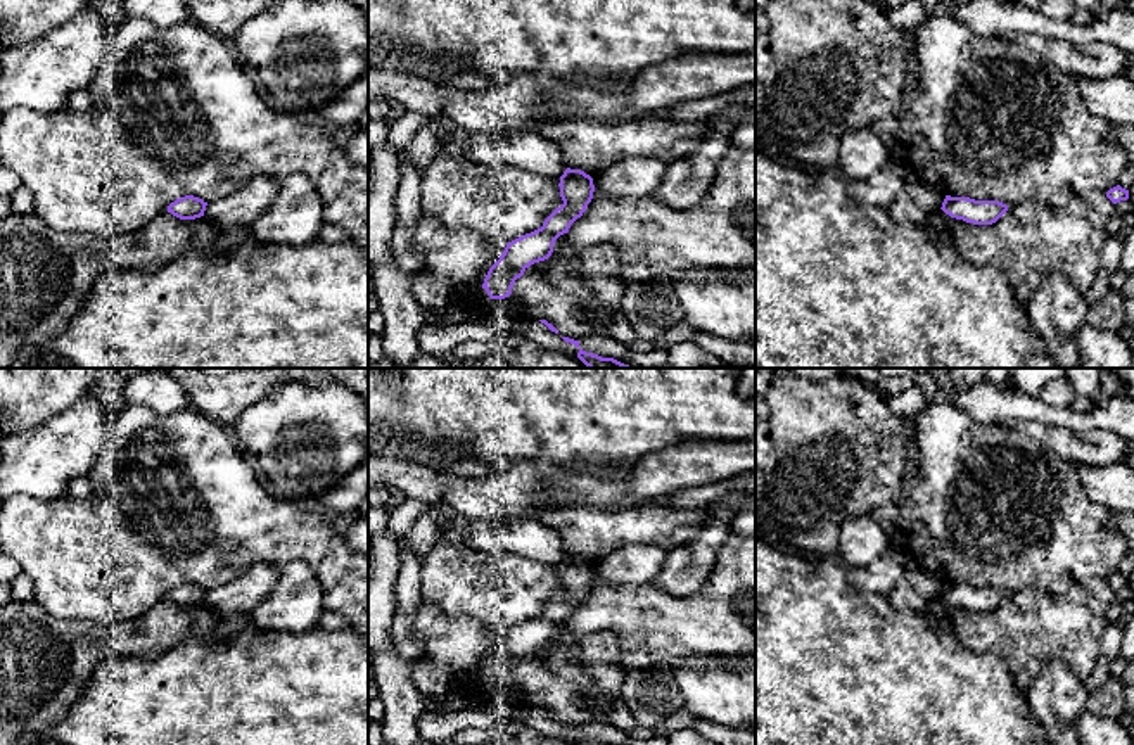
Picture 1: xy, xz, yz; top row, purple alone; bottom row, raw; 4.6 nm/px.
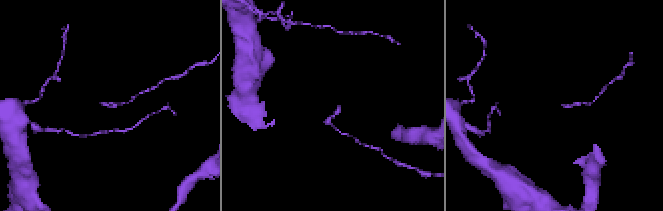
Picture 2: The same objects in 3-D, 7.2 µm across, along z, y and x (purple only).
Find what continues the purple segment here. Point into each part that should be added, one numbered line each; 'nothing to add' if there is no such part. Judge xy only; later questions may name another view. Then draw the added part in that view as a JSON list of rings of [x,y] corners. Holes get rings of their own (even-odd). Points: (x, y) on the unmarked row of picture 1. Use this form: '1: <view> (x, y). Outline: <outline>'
nothing to add

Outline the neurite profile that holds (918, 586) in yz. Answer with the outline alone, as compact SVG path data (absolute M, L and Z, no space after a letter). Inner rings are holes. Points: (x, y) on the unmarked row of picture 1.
M909 562L904 565L904 576L895 589L887 596L897 610L913 610L923 614L927 605L942 595L946 583L937 574Z

